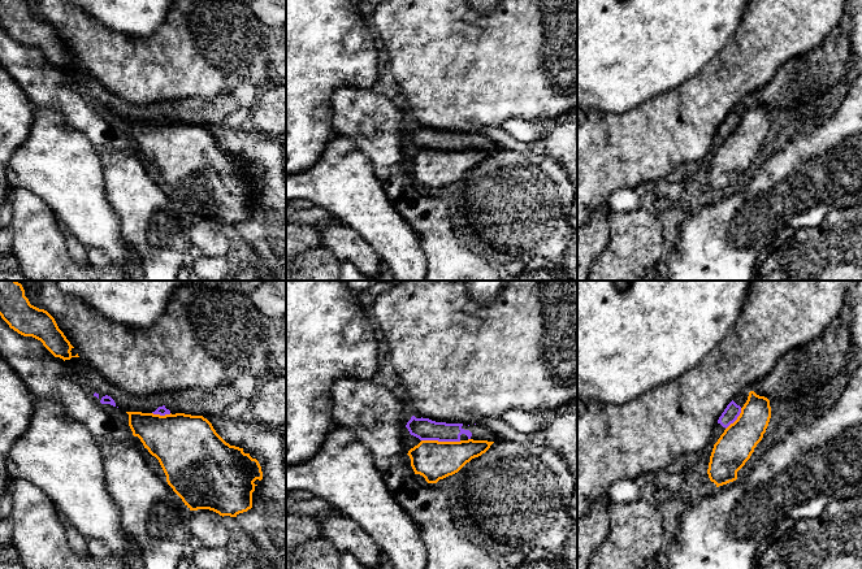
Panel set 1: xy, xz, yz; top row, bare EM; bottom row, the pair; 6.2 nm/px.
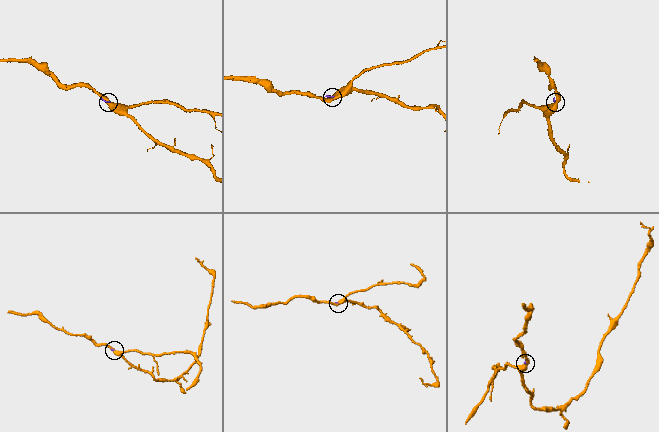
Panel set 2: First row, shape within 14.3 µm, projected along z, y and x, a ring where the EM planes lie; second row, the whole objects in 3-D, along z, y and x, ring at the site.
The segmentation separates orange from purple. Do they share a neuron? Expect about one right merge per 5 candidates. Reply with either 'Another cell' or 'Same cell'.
Another cell

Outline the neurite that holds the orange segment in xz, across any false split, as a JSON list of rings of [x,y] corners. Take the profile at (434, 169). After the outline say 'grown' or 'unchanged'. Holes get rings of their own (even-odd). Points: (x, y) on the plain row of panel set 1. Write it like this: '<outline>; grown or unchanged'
[[[421,149],[408,160],[415,183],[420,183],[428,192],[437,192],[458,182],[472,168],[485,162],[494,151],[460,149],[438,151]]]; unchanged

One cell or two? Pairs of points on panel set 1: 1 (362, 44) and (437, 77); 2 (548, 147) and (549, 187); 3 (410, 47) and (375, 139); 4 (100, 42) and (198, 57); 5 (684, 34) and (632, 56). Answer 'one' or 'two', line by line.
1: two
2: two
3: two
4: one
5: one

